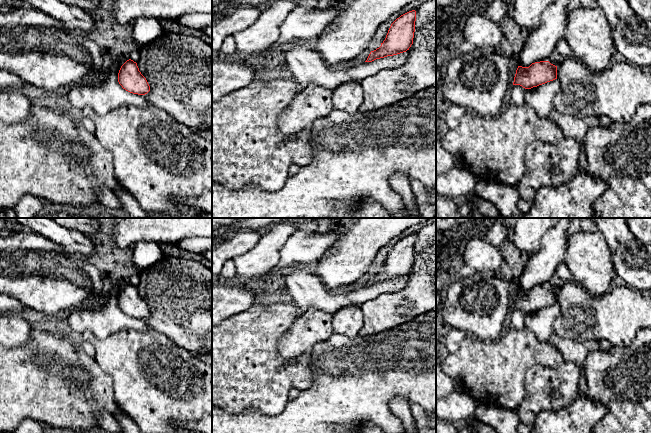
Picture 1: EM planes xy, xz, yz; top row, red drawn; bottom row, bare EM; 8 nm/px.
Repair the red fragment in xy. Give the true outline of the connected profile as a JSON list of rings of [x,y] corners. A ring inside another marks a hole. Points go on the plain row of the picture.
[[[131,283],[121,290],[118,306],[123,313],[133,318],[145,319],[150,315],[146,302],[139,295],[137,287]]]

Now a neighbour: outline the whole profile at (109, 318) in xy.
[[[113,284],[110,296],[105,299],[99,310],[76,308],[66,313],[63,318],[64,325],[72,332],[90,331],[99,339],[123,329],[151,331],[143,319],[130,317],[119,308],[117,298],[119,288],[119,284]]]

